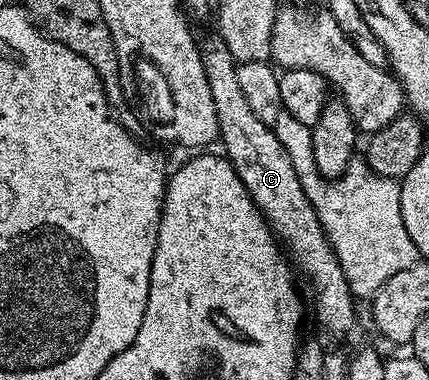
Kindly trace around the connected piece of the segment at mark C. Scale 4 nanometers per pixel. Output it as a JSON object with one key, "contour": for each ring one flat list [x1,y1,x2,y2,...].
{"contour":[[221,43,202,50,202,65,206,81,213,96,213,107,217,111,219,141,222,150,241,177,251,199,258,205,264,219,271,224,272,232,281,240,290,262,307,277,315,297,313,309,320,325,337,339,355,343,362,339,363,329,355,313,355,298,345,281,335,251,320,225,312,203,301,189,300,179,286,153,285,147,276,139,274,130,253,114,253,109,242,96,237,80,238,64]]}

